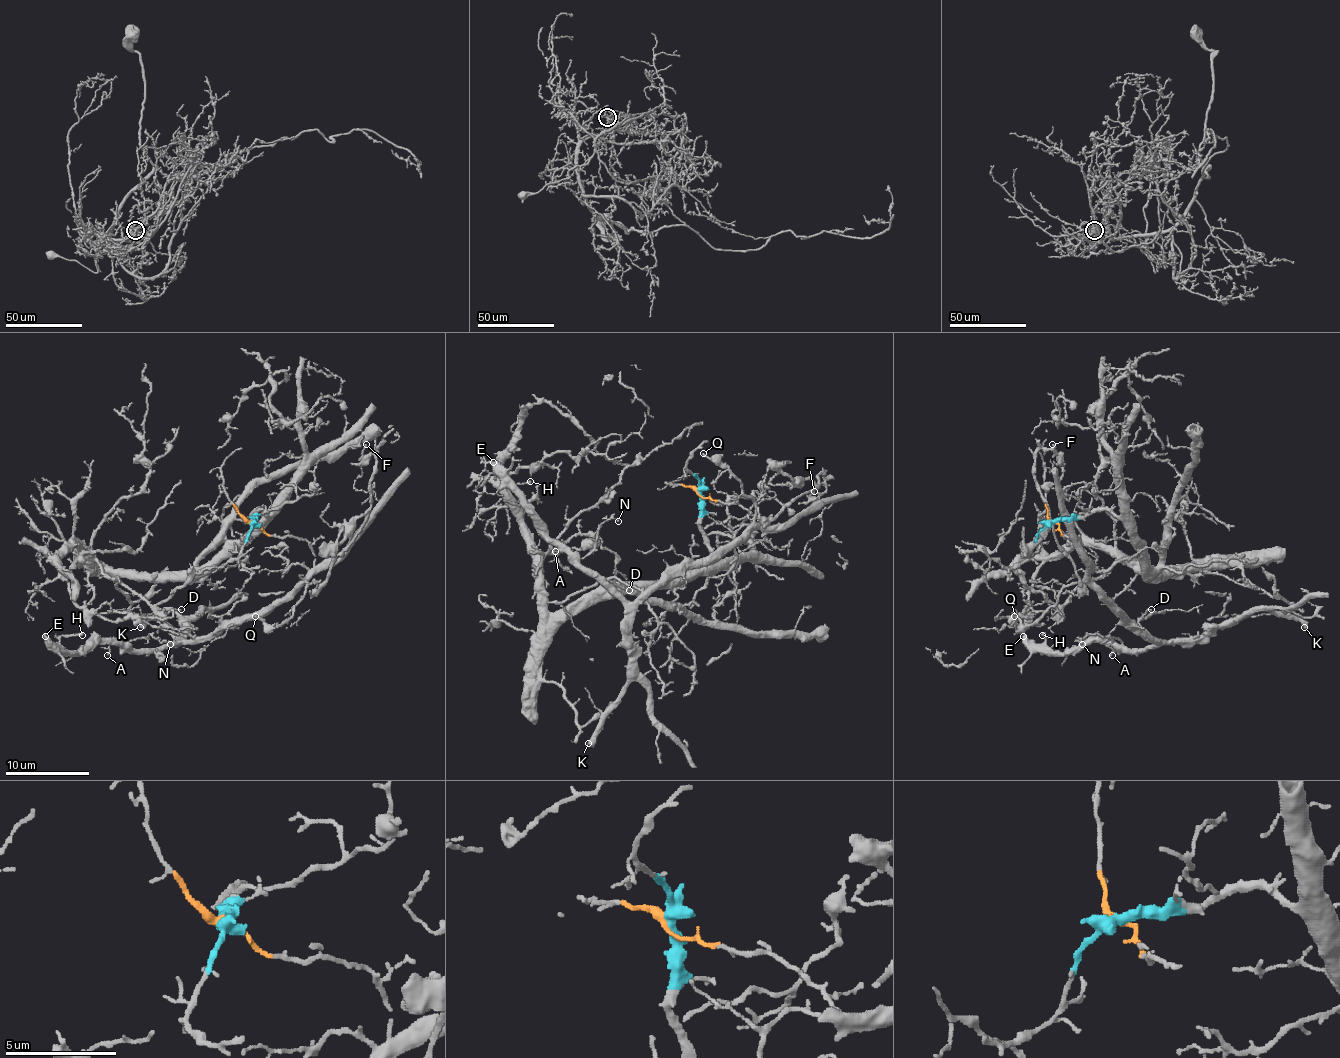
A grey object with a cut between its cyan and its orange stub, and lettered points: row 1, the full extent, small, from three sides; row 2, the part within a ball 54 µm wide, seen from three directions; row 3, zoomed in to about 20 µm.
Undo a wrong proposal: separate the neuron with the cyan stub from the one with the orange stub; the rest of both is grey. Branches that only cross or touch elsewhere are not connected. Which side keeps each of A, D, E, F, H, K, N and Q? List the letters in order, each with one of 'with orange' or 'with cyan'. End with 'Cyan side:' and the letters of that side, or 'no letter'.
A: with orange
D: with orange
E: with orange
F: with orange
H: with orange
K: with orange
N: with orange
Q: with orange
Cyan side: no letter

